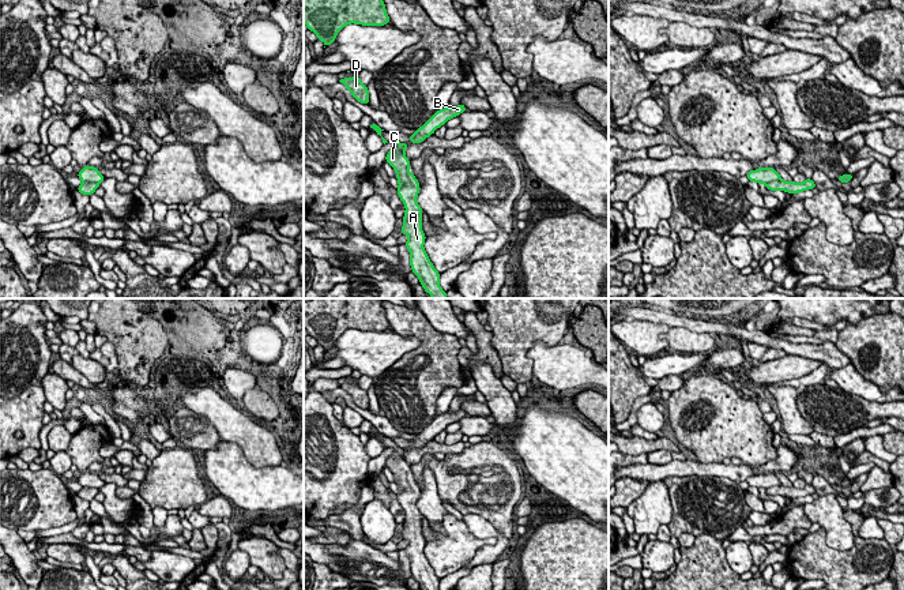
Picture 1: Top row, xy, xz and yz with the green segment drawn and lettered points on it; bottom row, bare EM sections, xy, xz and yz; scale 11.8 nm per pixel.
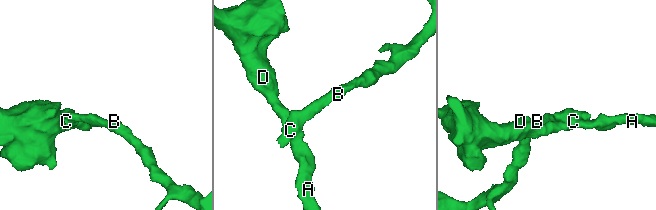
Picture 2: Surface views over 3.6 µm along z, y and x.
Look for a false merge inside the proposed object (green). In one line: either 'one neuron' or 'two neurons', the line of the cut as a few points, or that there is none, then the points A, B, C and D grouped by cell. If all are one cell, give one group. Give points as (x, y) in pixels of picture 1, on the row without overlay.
two neurons; cut in xy along (83, 487), (95, 487), (98, 489); A C D / B

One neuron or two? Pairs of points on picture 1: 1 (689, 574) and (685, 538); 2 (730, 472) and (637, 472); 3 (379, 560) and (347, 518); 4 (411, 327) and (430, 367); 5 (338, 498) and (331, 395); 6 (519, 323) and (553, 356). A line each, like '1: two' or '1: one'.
1: two
2: one
3: two
4: one
5: two
6: two

